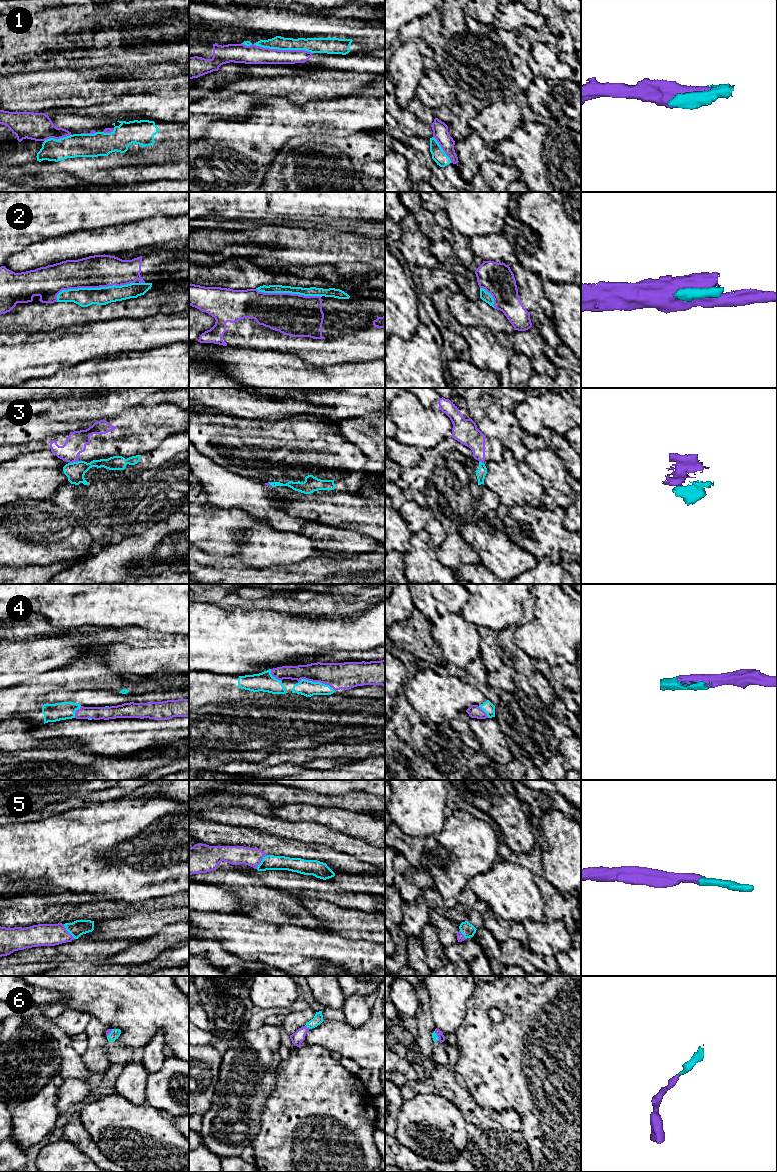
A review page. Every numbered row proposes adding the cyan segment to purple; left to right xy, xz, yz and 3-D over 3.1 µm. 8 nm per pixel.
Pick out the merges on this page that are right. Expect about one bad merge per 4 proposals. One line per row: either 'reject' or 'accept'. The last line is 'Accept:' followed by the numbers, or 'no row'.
1: accept
2: accept
3: reject
4: accept
5: accept
6: accept
Accept: 1, 2, 4, 5, 6

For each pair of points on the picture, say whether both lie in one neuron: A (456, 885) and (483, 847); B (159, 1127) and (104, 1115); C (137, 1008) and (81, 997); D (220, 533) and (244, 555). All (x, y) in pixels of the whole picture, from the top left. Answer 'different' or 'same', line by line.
A: same
B: same
C: same
D: different

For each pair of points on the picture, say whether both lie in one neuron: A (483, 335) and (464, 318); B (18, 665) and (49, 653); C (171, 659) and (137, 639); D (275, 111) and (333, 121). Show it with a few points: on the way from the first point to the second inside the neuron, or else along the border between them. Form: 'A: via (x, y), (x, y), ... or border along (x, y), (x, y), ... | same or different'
A: border along (464, 326), (483, 325), (493, 334) | different
B: via (26, 657), (30, 653), (41, 653) | same
C: via (163, 652), (150, 652), (145, 647) | same
D: via (289, 119), (319, 119) | same

